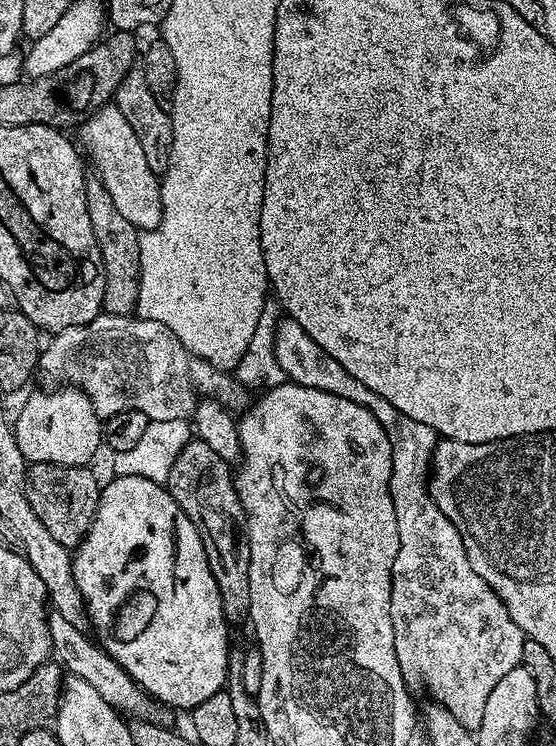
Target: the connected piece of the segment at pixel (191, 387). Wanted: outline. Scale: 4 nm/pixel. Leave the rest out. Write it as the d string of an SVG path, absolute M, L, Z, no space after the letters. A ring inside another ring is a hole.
M101 314L89 324L64 328L51 339L49 344L47 341L43 345L38 361L39 371L44 371L50 379L56 380L52 382L67 382L79 388L90 398L94 410L102 418L122 414L126 410L142 410L142 414L146 414L149 420L183 420L195 413L198 403L196 392L204 392L200 394L219 400L229 410L236 410L239 404L249 403L248 392L239 379L231 380L227 371L206 363L200 356L193 356L174 334L174 330L162 326L162 322L137 318L132 314Z

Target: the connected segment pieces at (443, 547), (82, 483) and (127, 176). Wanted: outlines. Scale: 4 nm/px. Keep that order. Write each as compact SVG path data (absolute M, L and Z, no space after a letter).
M432 497L392 501L398 518L398 558L394 558L392 571L390 618L394 626L394 654L398 654L398 666L405 681L417 680L424 684L435 703L454 714L462 726L475 730L482 722L490 690L494 690L510 670L521 667L525 634L518 622L510 618L496 591L474 574L474 566L470 566L470 558L466 558L462 534L454 522L438 510Z
M34 464L25 473L24 493L34 514L42 521L42 526L57 539L64 548L75 549L84 540L100 501L101 483L92 468L61 464Z
M105 106L85 115L78 131L81 140L79 143L90 164L92 159L96 167L93 168L95 175L100 177L102 186L106 186L117 209L126 217L126 222L130 222L141 233L157 228L162 222L161 177L150 170L146 163L146 153L138 143L138 134L134 134L130 122L126 122L122 110L115 106Z

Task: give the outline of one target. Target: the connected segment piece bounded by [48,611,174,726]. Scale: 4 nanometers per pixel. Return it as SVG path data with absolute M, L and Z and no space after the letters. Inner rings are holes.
M51 611L48 615L48 629L51 634L53 661L65 669L69 675L82 678L98 691L103 699L116 711L128 715L132 720L145 720L151 724L171 725L174 716L173 709L161 706L159 701L136 685L134 680L118 666L108 652L105 652L83 629L71 625L62 614Z

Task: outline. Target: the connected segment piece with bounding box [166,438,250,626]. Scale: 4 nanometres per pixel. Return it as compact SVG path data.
M199 438L189 440L186 446L182 446L182 452L178 458L174 458L174 466L170 466L168 493L178 502L178 506L194 522L194 530L198 530L198 538L202 538L202 546L206 550L206 562L210 562L210 574L214 574L214 582L218 582L218 594L222 596L222 610L224 618L229 625L236 626L239 620L248 620L250 610L250 558L248 557L248 533L244 518L244 507L240 501L240 495L236 492L234 472L229 461L218 458L206 442Z

